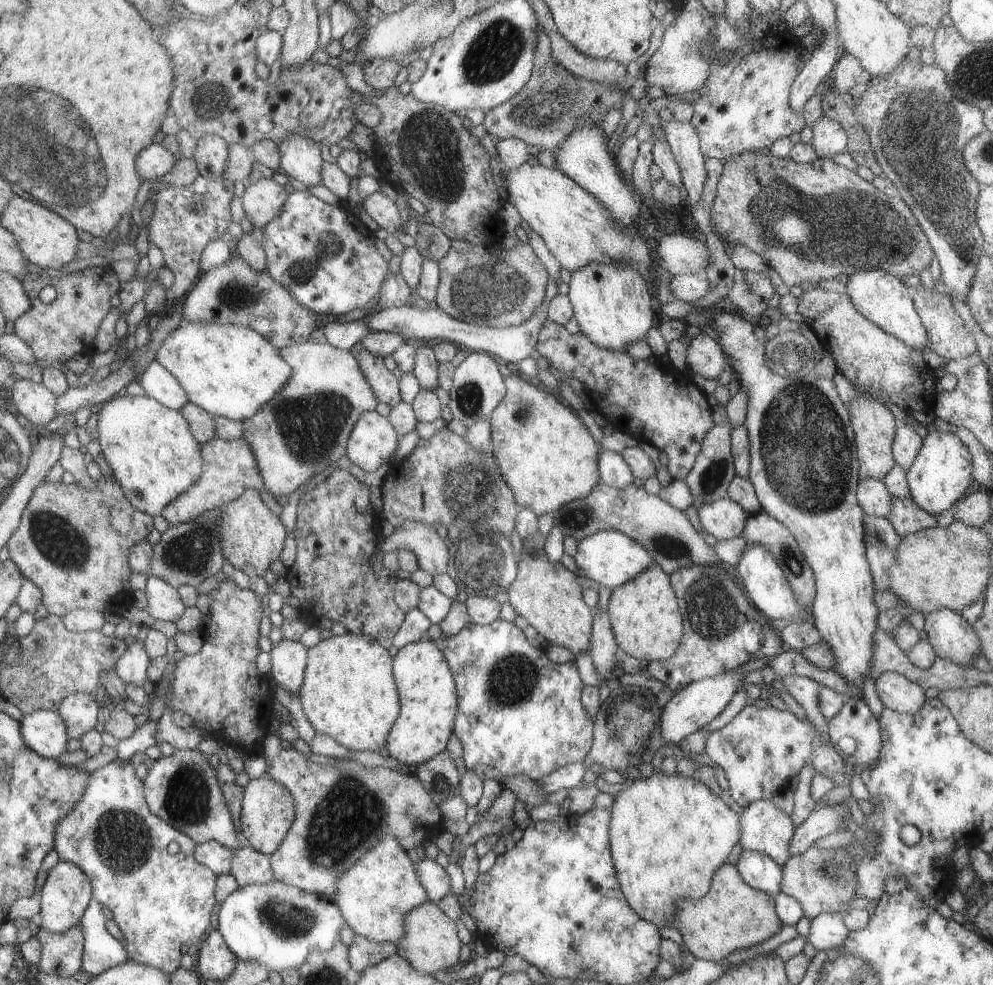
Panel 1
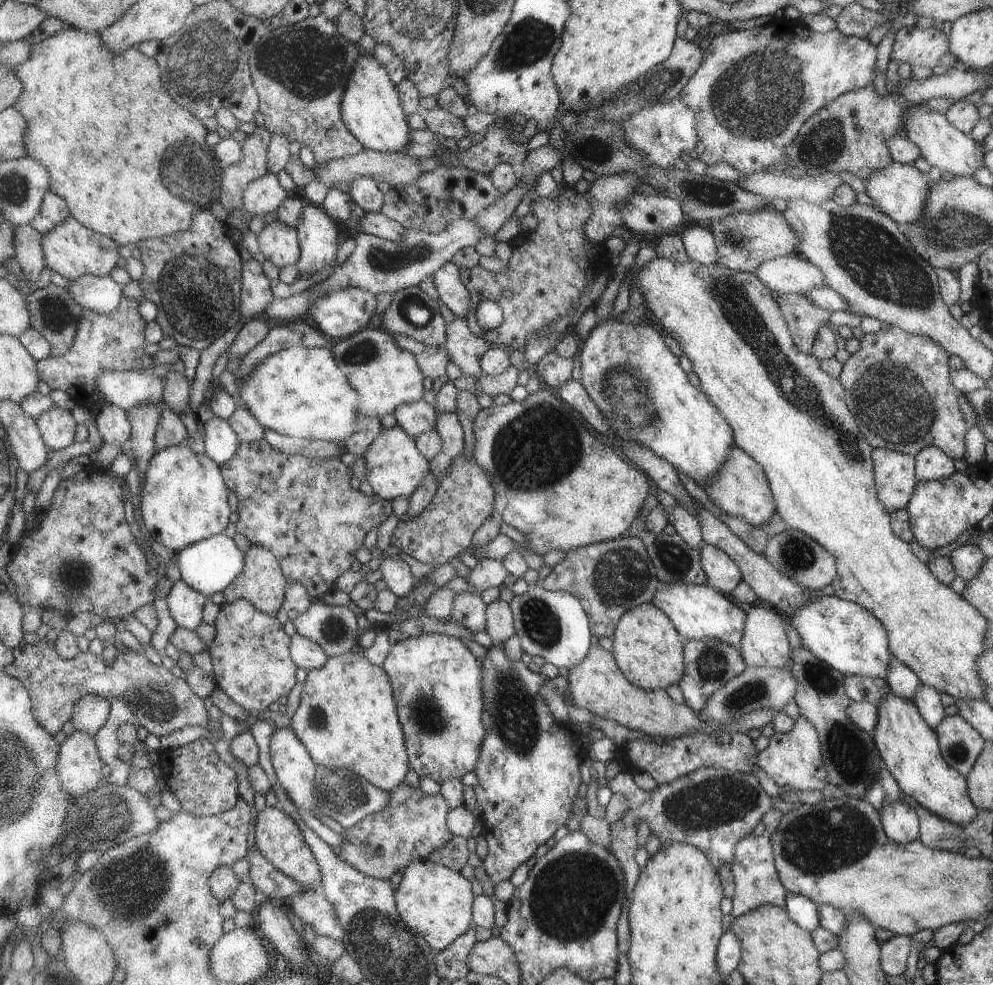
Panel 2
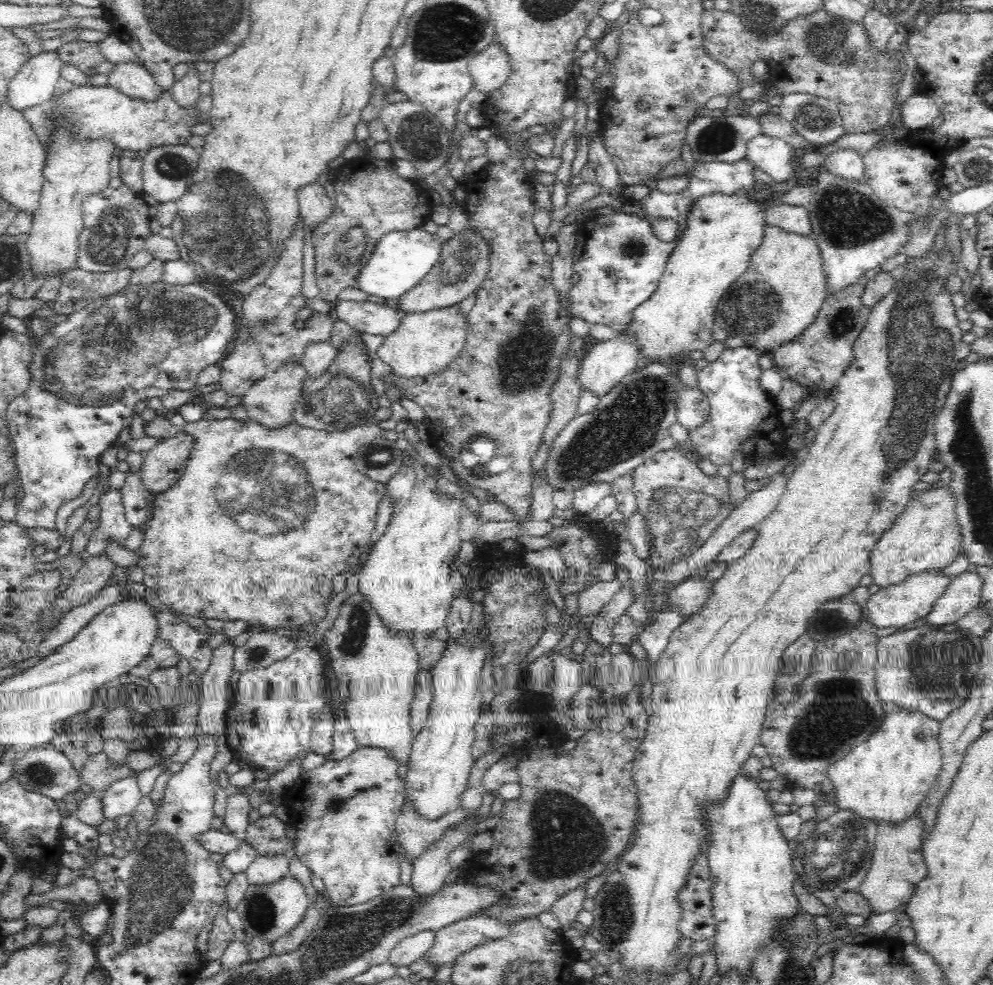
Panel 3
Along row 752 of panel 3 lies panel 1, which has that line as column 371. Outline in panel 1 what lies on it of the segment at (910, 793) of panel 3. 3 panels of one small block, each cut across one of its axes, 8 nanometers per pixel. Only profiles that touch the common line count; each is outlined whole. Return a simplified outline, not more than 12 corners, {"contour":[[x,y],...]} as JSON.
{"contour":[[396,838],[337,876],[355,935],[396,945],[429,902]]}

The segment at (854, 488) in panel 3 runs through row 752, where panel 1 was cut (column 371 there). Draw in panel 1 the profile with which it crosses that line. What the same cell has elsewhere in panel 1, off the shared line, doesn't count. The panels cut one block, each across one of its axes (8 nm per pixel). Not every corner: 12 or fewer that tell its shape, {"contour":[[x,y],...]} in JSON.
{"contour":[[348,631],[306,650],[315,733],[383,748],[399,713],[389,652]]}

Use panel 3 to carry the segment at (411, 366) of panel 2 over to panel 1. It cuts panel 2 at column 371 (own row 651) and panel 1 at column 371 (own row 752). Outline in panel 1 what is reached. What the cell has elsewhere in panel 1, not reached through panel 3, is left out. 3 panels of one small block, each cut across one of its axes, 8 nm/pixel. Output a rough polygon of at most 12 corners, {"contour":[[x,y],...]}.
{"contour":[[281,348],[293,376],[242,421],[267,492],[345,455],[375,396],[353,350]]}

